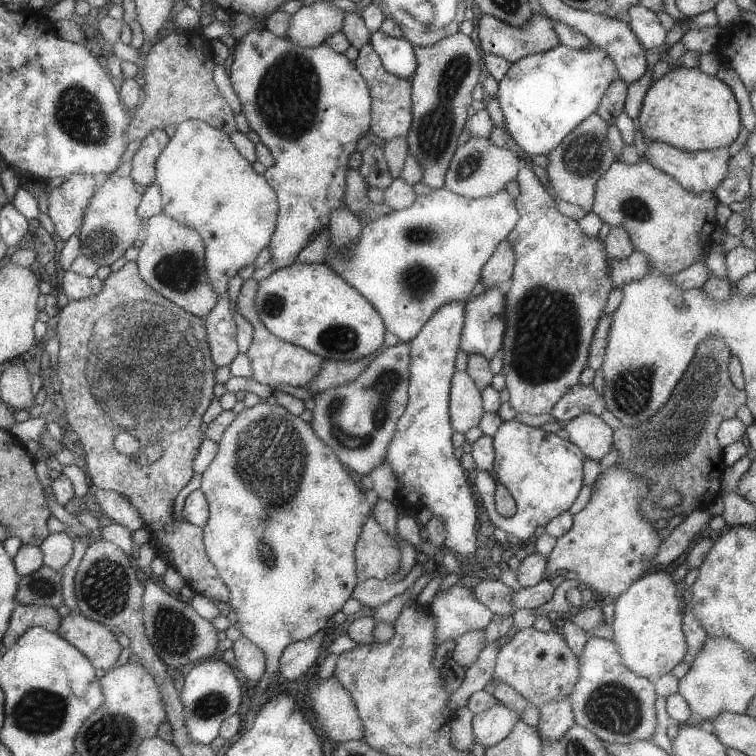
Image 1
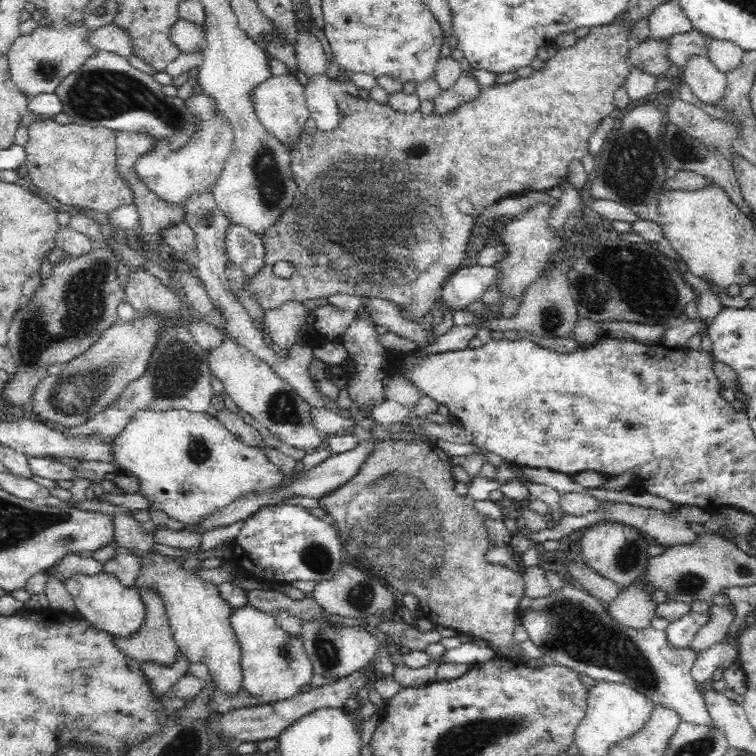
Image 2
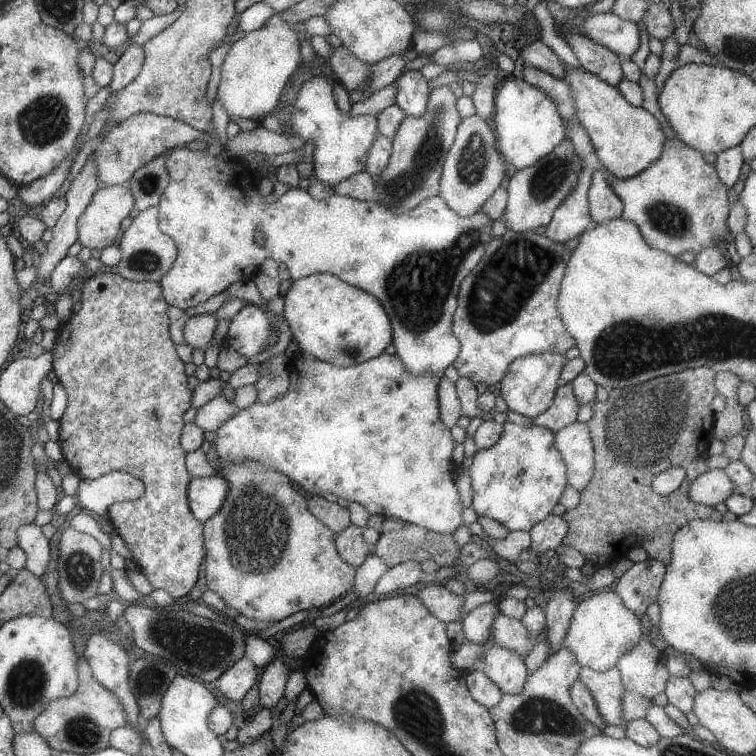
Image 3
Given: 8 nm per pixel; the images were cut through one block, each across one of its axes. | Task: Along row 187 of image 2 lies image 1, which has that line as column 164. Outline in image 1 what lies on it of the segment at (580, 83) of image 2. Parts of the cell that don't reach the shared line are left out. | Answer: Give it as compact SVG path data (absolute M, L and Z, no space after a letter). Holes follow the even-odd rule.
M136 261L126 262L119 268L119 270L111 271L109 276L101 283L101 292L97 296L91 296L91 298L85 298L85 300L68 300L65 306L63 305L58 314L57 324L55 326L55 335L59 342L59 351L57 354L57 371L56 375L59 377L61 386L59 392L65 402L64 406L67 409L67 423L71 430L78 436L78 440L85 452L85 470L87 470L87 481L93 483L98 489L109 490L121 494L127 498L127 502L131 502L131 506L139 512L139 518L143 520L143 527L149 534L148 543L153 546L157 551L161 552L167 562L171 564L171 567L175 569L184 580L184 584L187 585L190 590L195 594L200 594L207 598L213 598L220 602L227 602L229 598L228 586L221 580L220 574L217 572L216 565L211 564L205 556L205 544L203 541L203 529L198 526L189 524L187 520L182 518L175 518L173 513L173 498L175 494L179 492L179 488L183 488L189 478L193 476L195 470L191 470L191 460L195 460L196 452L200 448L201 432L199 432L199 424L201 424L201 416L212 399L215 399L211 393L211 388L215 384L213 380L213 366L211 350L207 350L207 326L204 324L204 319L198 316L193 316L192 313L185 312L180 306L173 304L173 301L167 300L161 296L156 289L152 289L140 276L137 269ZM121 432L127 432L133 436L136 440L145 444L147 440L157 440L159 446L161 446L161 458L155 460L155 462L147 463L140 460L130 459L129 456L123 455L113 446L113 438L115 435Z

